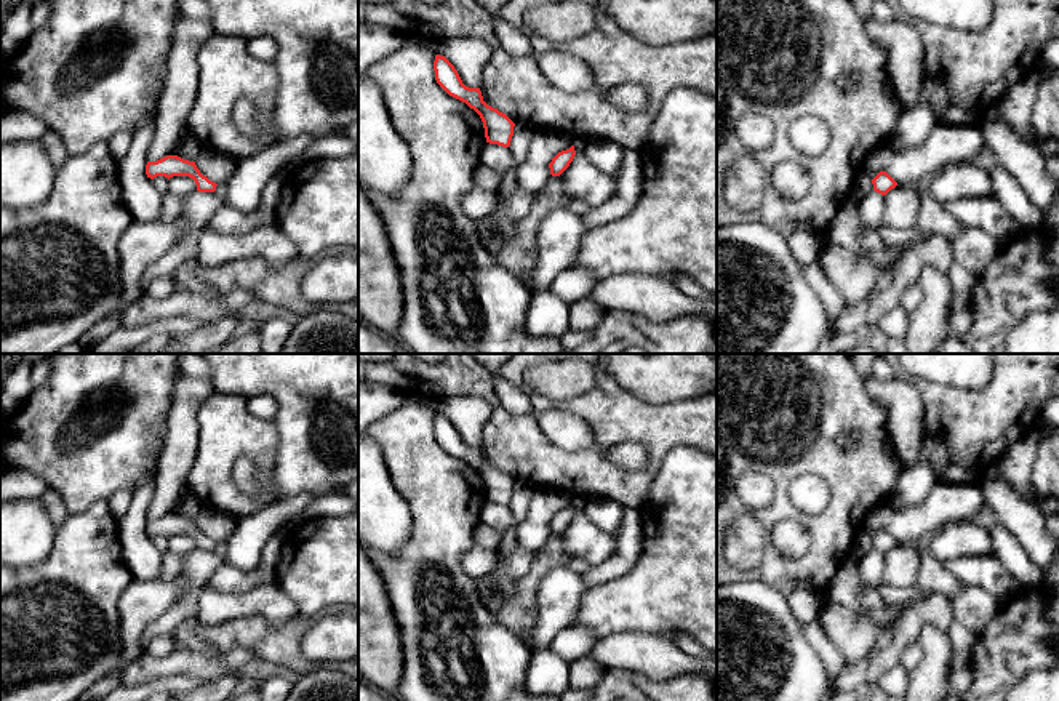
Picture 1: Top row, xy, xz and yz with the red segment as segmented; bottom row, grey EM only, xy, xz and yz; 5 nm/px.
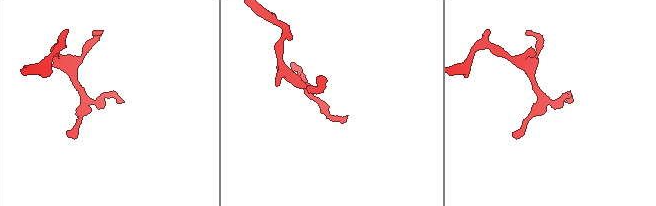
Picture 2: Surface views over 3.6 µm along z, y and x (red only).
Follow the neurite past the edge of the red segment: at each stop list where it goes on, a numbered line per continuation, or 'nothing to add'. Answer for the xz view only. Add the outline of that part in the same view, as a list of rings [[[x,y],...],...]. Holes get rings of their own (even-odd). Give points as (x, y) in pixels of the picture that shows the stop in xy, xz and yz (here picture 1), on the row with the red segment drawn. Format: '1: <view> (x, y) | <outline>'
nothing to add

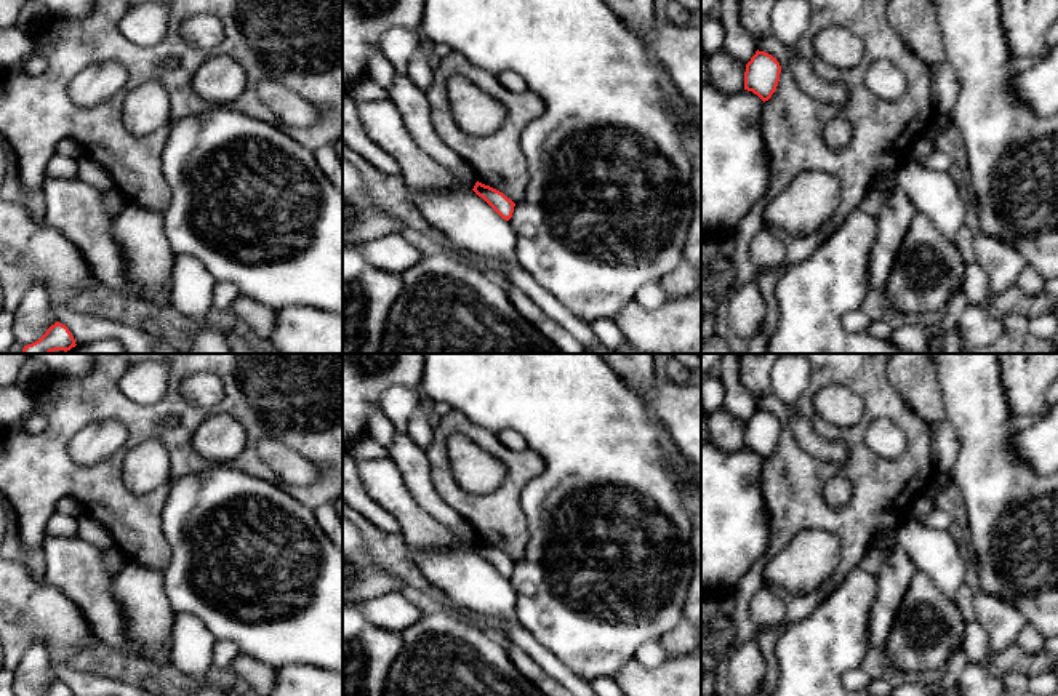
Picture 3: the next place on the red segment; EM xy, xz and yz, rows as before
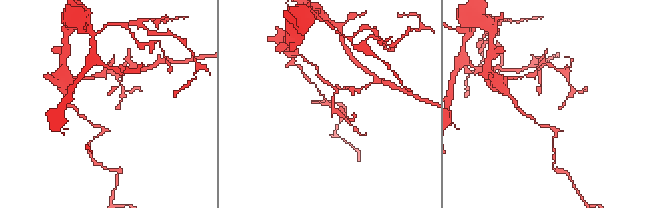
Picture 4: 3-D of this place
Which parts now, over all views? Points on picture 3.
nothing to add

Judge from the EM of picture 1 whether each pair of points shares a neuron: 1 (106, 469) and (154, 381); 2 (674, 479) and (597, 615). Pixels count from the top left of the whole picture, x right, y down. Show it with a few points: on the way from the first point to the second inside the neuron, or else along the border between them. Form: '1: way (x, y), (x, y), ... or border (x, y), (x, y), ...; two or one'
1: way (106, 447), (125, 428), (125, 423), (139, 404); one
2: way (677, 516), (677, 544), (634, 588); one

